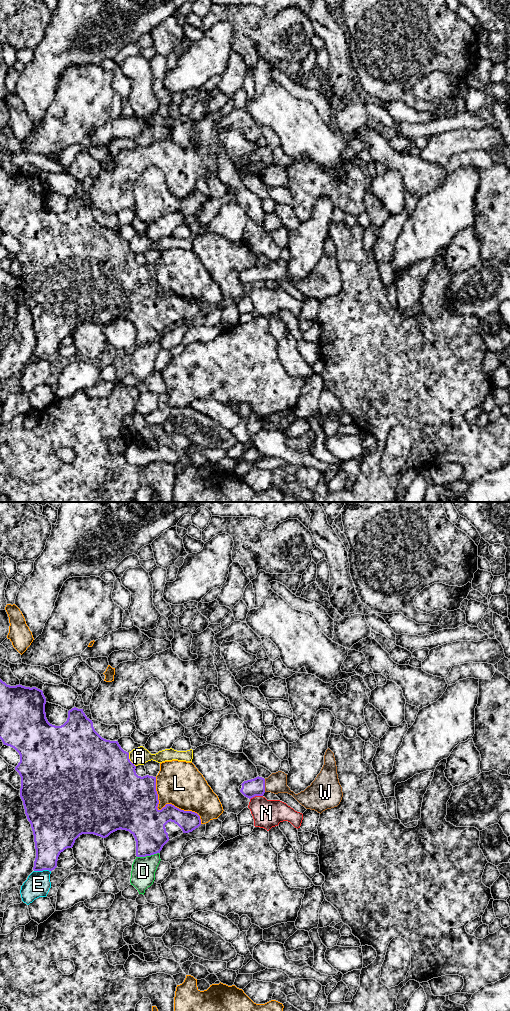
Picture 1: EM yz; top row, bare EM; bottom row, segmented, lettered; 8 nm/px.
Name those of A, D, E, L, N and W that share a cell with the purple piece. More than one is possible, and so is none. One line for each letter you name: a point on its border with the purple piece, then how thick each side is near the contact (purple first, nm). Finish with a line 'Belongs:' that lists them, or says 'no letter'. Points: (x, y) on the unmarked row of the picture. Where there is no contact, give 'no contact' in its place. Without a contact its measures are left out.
W: contact yz (264, 273); calibres 140 and 160 nm
Belongs: W

